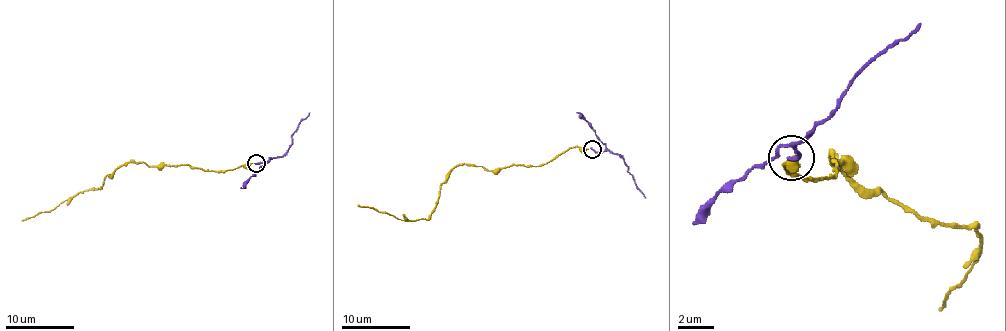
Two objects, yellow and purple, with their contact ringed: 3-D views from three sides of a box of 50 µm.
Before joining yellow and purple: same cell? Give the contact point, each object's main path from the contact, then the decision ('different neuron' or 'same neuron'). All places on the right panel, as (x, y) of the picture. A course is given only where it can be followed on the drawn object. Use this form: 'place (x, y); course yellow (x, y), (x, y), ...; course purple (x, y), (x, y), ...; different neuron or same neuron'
place (791, 157); course yellow (790, 159), (790, 172), (831, 177), (849, 163), (835, 154), (867, 190), (976, 227), (980, 254), (940, 308); course purple (790, 159), (881, 54), (921, 23); different neuron

